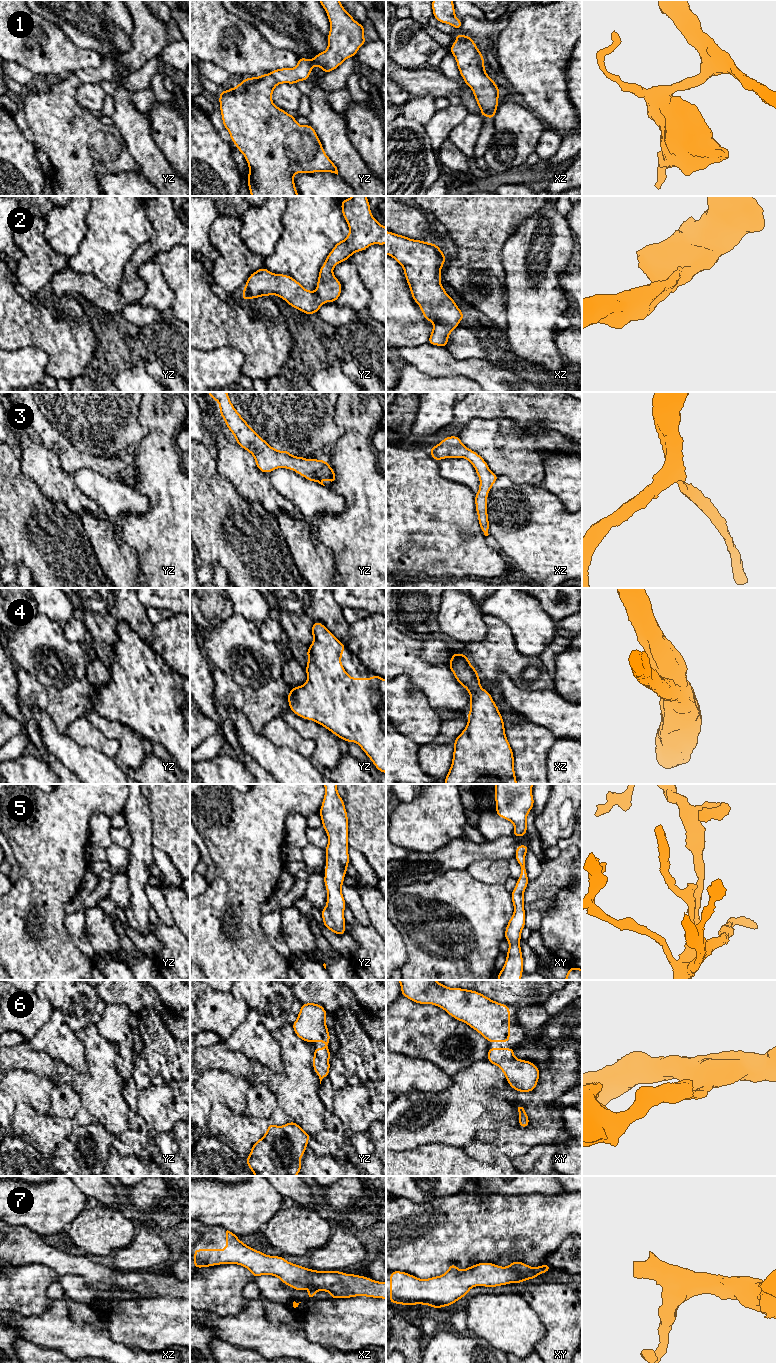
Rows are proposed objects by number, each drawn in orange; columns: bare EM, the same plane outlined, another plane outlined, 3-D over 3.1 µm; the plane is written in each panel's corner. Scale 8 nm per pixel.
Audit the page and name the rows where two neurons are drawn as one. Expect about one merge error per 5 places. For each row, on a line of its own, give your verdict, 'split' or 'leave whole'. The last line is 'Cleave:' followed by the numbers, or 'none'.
1: leave whole
2: leave whole
3: leave whole
4: leave whole
5: leave whole
6: leave whole
7: leave whole
Cleave: none

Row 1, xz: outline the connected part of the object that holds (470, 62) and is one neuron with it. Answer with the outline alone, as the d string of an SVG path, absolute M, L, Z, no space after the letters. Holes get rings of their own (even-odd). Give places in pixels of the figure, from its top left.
M456 34L456 41L450 52L456 59L457 67L464 82L474 94L481 110L480 116L493 119L498 108L500 89L485 71L483 53L470 36Z

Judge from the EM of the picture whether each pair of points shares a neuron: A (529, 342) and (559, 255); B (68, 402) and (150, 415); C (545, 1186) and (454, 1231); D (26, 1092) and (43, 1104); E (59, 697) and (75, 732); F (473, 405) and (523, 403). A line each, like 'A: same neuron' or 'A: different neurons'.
A: same neuron
B: different neurons
C: different neurons
D: same neuron
E: different neurons
F: same neuron

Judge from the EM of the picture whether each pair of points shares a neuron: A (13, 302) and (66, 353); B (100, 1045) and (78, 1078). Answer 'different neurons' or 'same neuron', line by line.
A: same neuron
B: same neuron

